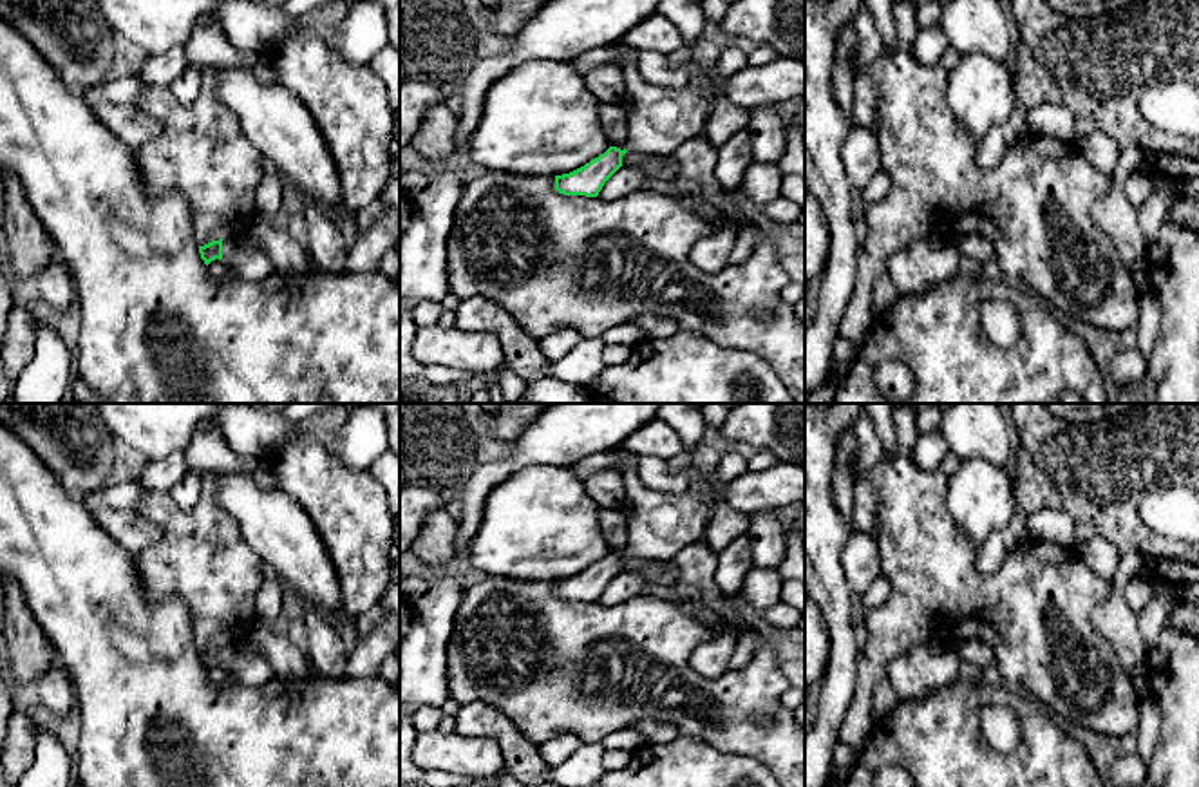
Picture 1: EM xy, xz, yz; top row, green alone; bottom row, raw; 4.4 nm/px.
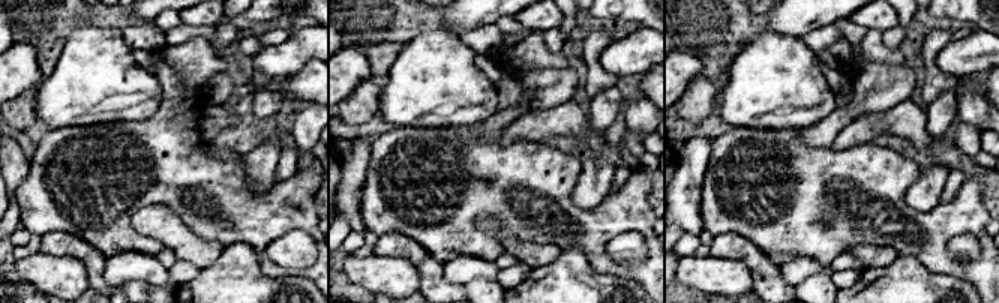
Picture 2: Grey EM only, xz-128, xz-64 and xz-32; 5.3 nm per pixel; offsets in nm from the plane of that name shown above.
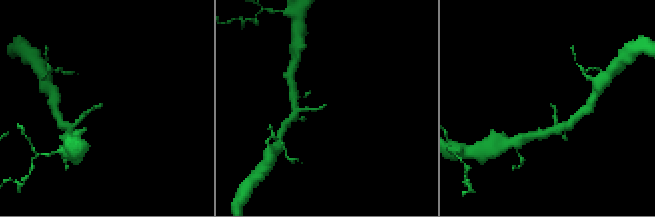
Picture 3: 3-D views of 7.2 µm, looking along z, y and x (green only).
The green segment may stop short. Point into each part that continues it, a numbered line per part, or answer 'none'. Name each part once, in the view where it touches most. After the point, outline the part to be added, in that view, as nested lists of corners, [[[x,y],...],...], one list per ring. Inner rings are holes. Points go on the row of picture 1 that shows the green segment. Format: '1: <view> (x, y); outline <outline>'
1: xy (250, 263); outline [[[235,237],[222,239],[222,259],[231,266],[231,273],[246,280],[260,280],[275,270],[268,253],[257,246],[248,246]]]

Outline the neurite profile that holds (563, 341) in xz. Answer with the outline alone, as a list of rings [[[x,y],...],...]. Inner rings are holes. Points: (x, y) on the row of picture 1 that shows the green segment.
[[[559,327],[553,333],[548,333],[537,340],[544,358],[548,362],[557,362],[568,353],[571,353],[586,337],[571,327]]]

